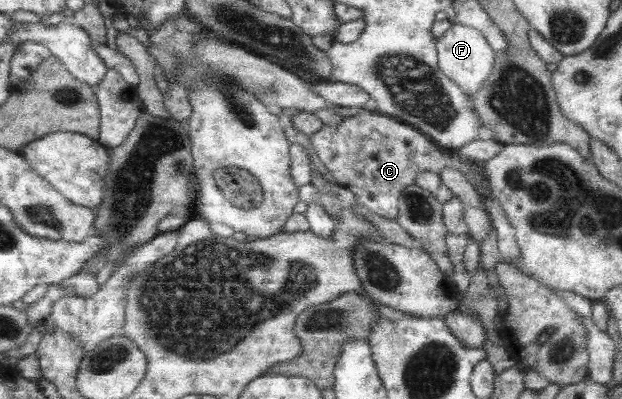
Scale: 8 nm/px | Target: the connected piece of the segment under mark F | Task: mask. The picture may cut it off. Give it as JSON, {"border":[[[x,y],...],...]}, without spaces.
{"border":[[[451,24],[451,27],[436,40],[436,50],[438,53],[438,66],[441,72],[453,81],[463,94],[470,97],[481,90],[481,86],[487,82],[487,77],[491,75],[496,52],[491,49],[485,36],[474,27],[463,24]]]}

